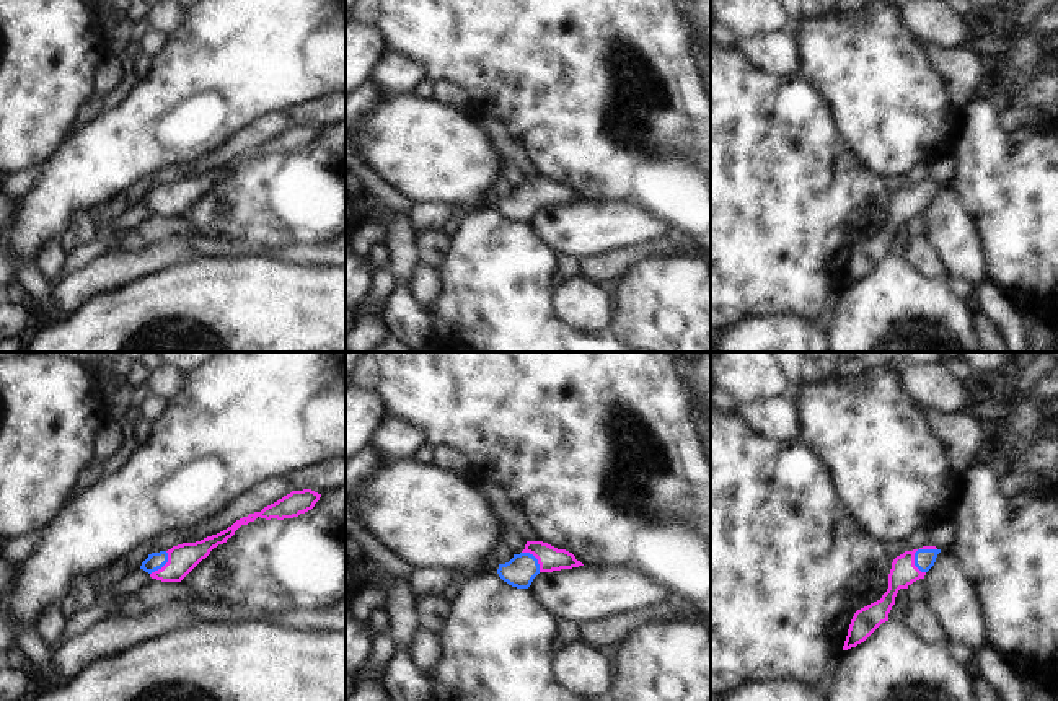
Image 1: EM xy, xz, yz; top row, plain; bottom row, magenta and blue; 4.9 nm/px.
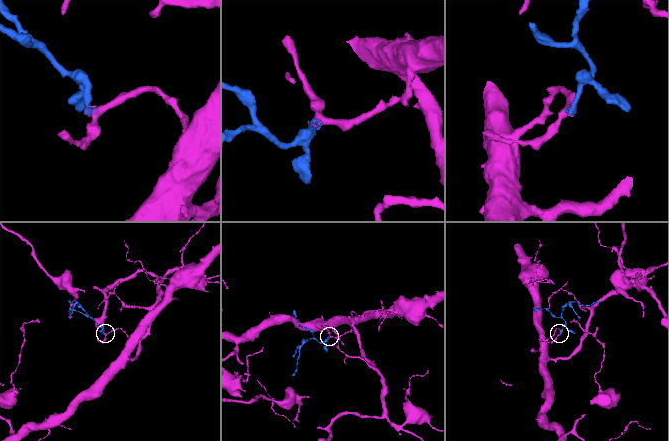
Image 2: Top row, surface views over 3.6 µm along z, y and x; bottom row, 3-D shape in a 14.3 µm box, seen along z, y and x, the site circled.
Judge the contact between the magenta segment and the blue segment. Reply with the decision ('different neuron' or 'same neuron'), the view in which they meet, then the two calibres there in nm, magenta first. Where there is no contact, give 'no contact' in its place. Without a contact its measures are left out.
same neuron; contact in yz; calibres 140 and 100 nm

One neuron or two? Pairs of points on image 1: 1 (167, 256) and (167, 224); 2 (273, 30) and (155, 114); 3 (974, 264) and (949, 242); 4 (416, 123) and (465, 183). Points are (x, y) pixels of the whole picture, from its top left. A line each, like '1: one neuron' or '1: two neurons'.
1: two neurons
2: one neuron
3: one neuron
4: one neuron

